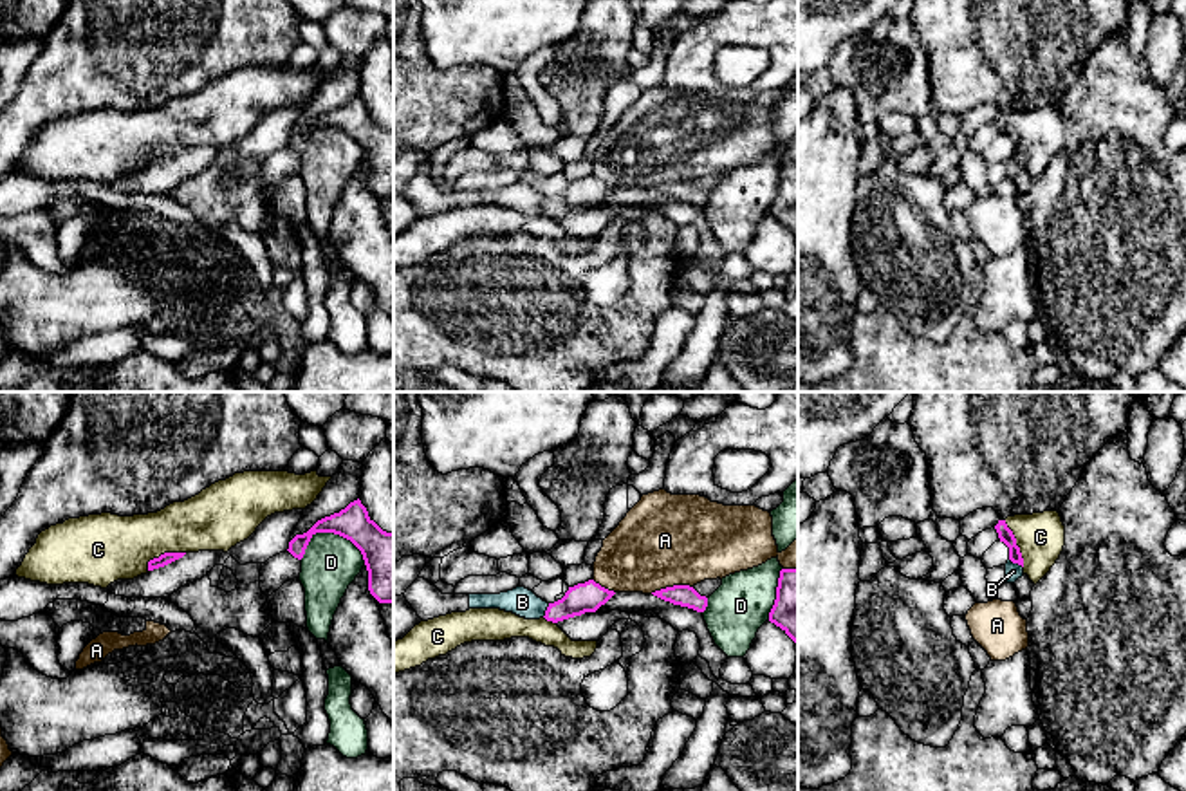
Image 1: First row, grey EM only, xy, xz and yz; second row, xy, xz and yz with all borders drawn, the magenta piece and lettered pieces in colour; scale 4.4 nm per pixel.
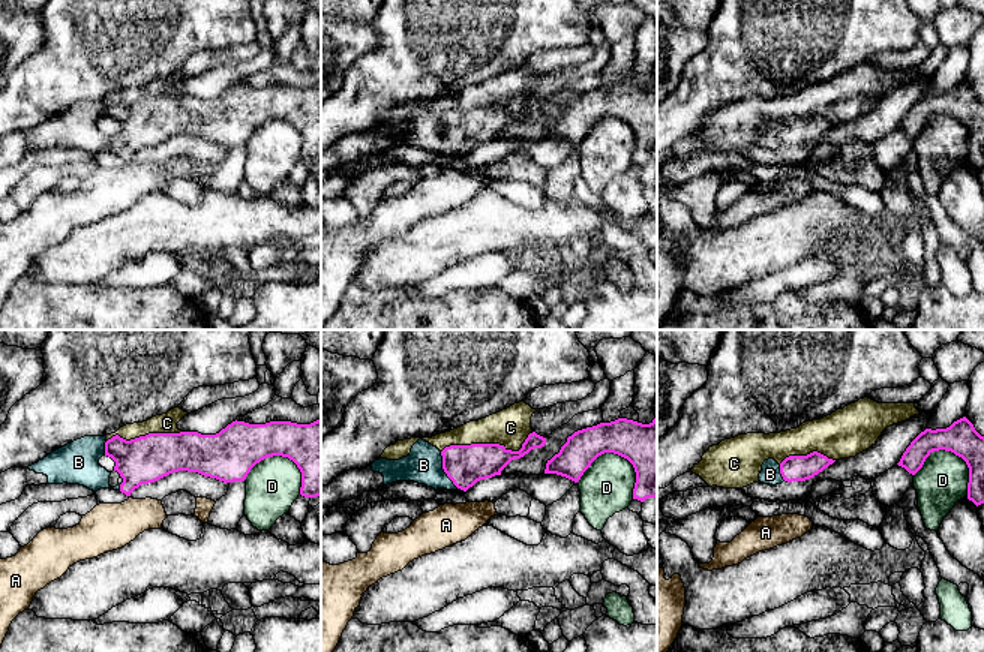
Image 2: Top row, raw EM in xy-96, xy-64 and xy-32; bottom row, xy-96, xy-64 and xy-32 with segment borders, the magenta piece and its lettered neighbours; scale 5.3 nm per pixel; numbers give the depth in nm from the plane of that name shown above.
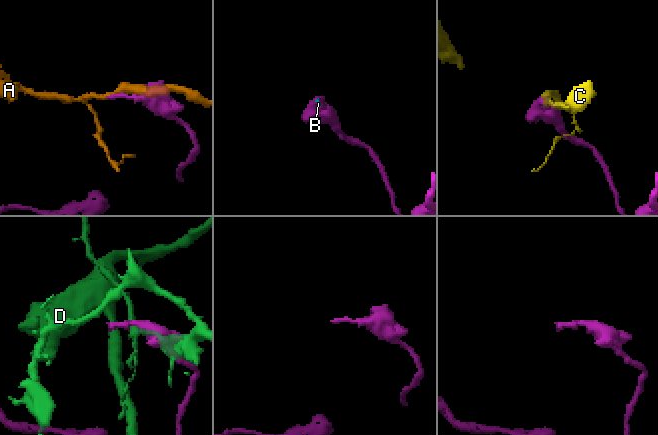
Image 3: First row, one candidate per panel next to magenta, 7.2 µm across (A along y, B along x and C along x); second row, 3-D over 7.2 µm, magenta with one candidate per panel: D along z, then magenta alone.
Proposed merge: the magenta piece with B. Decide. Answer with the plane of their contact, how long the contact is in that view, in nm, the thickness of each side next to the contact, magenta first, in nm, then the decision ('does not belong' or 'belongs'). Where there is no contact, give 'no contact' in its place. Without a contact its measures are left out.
contact in xz; length 70 nm; calibres 140 and 130 nm; belongs

